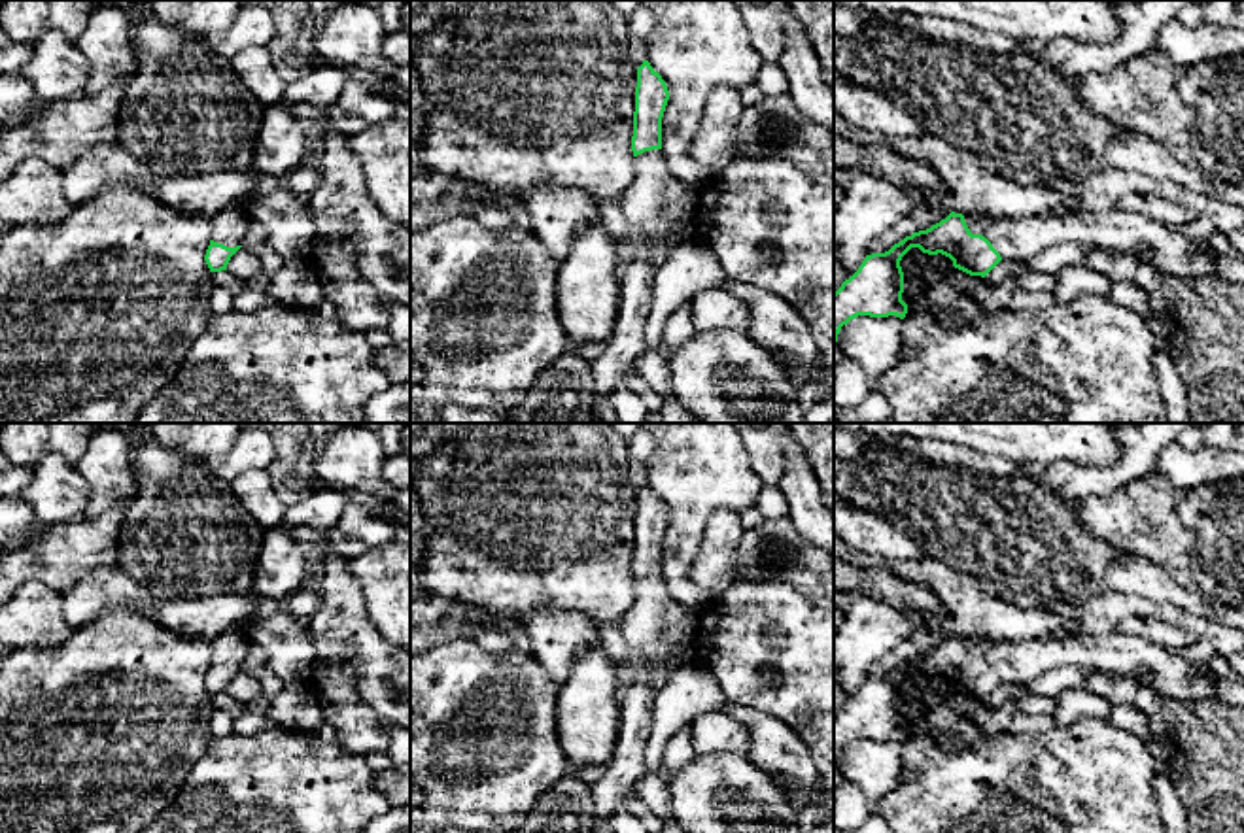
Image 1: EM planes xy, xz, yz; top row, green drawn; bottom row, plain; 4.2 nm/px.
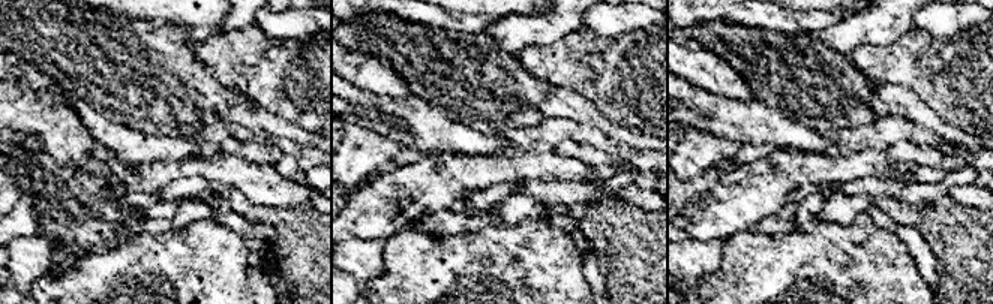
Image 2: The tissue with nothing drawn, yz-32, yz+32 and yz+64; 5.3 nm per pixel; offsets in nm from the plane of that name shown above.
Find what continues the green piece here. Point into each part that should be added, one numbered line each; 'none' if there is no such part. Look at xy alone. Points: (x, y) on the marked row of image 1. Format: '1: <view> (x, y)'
1: xy (229, 227)

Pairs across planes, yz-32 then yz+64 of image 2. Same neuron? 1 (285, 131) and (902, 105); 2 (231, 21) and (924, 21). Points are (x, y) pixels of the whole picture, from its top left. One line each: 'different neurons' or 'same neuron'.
1: same neuron
2: different neurons

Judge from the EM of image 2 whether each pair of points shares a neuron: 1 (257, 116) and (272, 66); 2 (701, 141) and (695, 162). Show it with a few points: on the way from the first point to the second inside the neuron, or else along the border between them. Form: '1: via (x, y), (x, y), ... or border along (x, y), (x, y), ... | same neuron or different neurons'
1: border along (254, 101), (291, 123) | different neurons
2: via (701, 146), (695, 157) | same neuron

